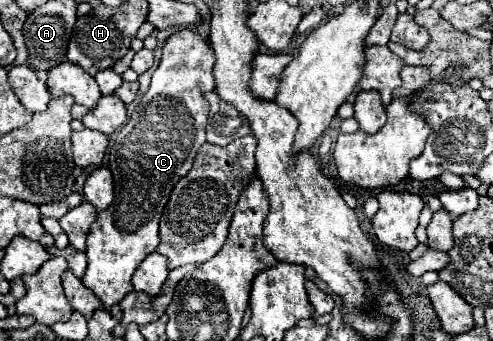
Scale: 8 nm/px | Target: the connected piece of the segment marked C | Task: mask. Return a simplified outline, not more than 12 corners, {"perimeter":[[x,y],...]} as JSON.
{"perimeter":[[162,46],[108,152],[82,278],[112,308],[206,142],[214,50]]}

